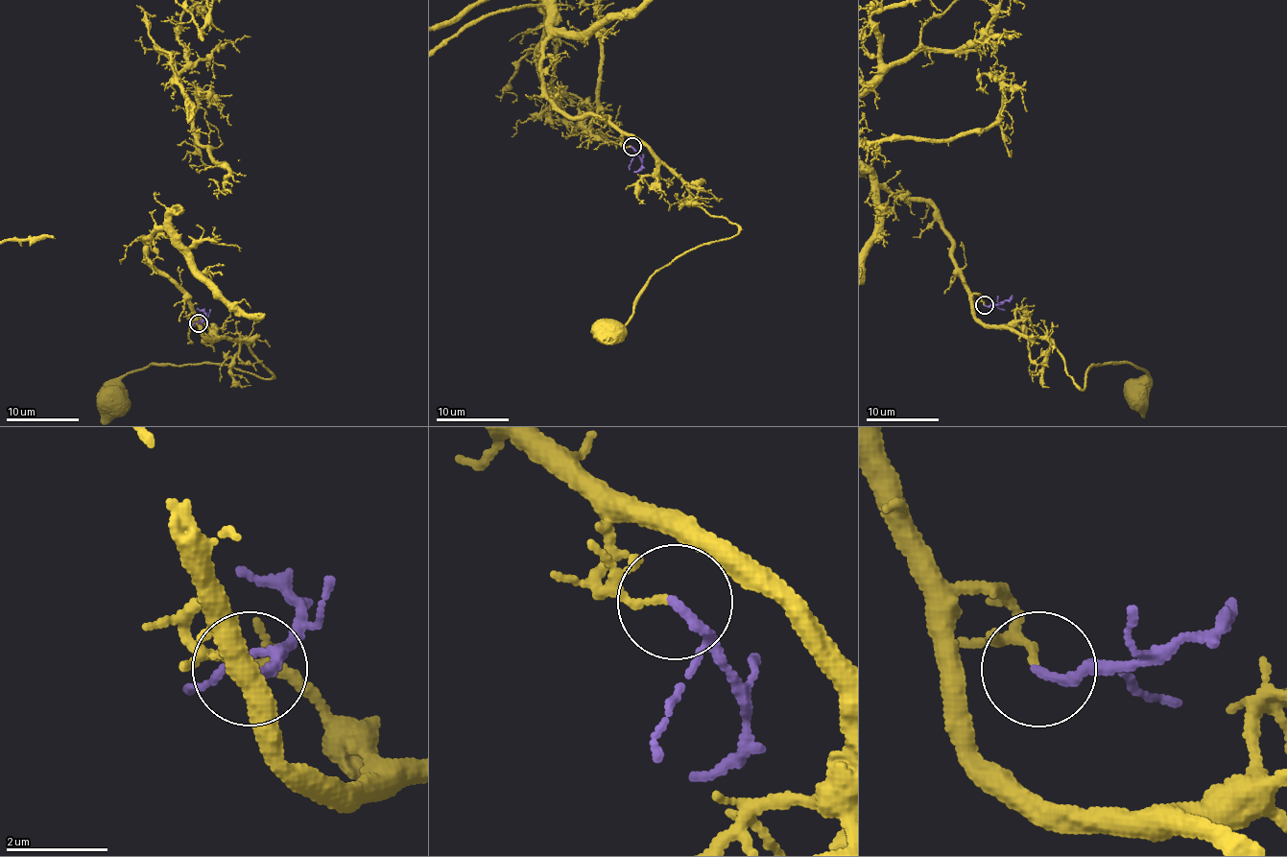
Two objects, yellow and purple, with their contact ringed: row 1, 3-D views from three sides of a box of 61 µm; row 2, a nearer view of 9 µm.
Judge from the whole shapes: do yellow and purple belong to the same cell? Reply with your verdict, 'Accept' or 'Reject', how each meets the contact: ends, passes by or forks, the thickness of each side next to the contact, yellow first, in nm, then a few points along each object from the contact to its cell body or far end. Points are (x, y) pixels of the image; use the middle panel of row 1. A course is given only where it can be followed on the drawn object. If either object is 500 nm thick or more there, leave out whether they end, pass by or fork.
Reject. At the ring yellow ends. At the ring purple ends. Thickness 130 nm (yellow) against 190 nm. Course of yellow: (631, 147), (623, 137), (739, 230), (658, 268), (615, 334), (602, 340), (607, 331). Course of purple: (632, 147), (641, 162), (641, 167), (633, 172)

